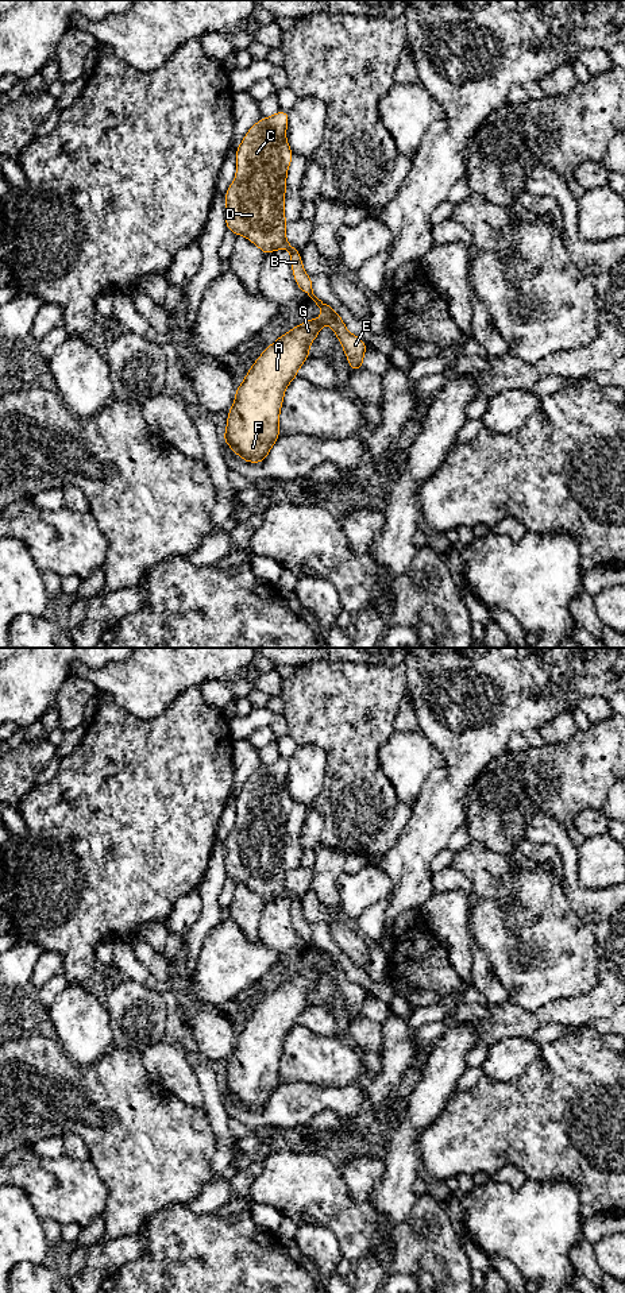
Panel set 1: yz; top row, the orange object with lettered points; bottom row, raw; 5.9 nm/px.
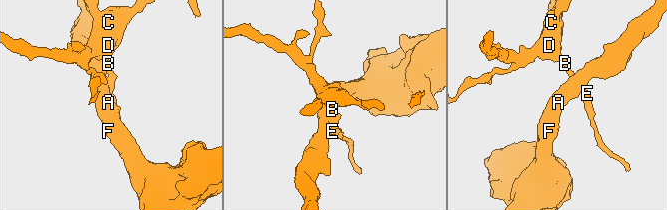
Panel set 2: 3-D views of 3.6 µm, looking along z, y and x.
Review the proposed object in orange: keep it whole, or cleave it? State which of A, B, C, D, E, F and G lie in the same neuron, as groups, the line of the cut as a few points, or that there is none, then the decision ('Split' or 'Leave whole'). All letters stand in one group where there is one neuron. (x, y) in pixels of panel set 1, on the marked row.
Groups: A F G / B C D E. Split along yz (323, 312), (328, 321). Split

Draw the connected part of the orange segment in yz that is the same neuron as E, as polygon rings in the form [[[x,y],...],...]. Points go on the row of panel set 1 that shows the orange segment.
[[[278,111],[270,117],[256,121],[243,138],[236,150],[236,177],[225,192],[225,225],[236,236],[243,235],[251,243],[256,244],[263,255],[275,250],[286,248],[290,252],[290,263],[294,279],[298,289],[305,292],[327,316],[328,324],[336,333],[350,362],[350,371],[356,371],[363,367],[363,355],[367,350],[366,343],[350,333],[343,323],[343,319],[335,309],[313,294],[312,277],[304,271],[300,250],[288,243],[285,235],[286,217],[285,190],[286,174],[293,159],[293,153],[285,136],[288,128],[289,112]]]

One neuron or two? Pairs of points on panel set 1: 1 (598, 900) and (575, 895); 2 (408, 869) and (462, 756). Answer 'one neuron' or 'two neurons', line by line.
1: one neuron
2: one neuron

